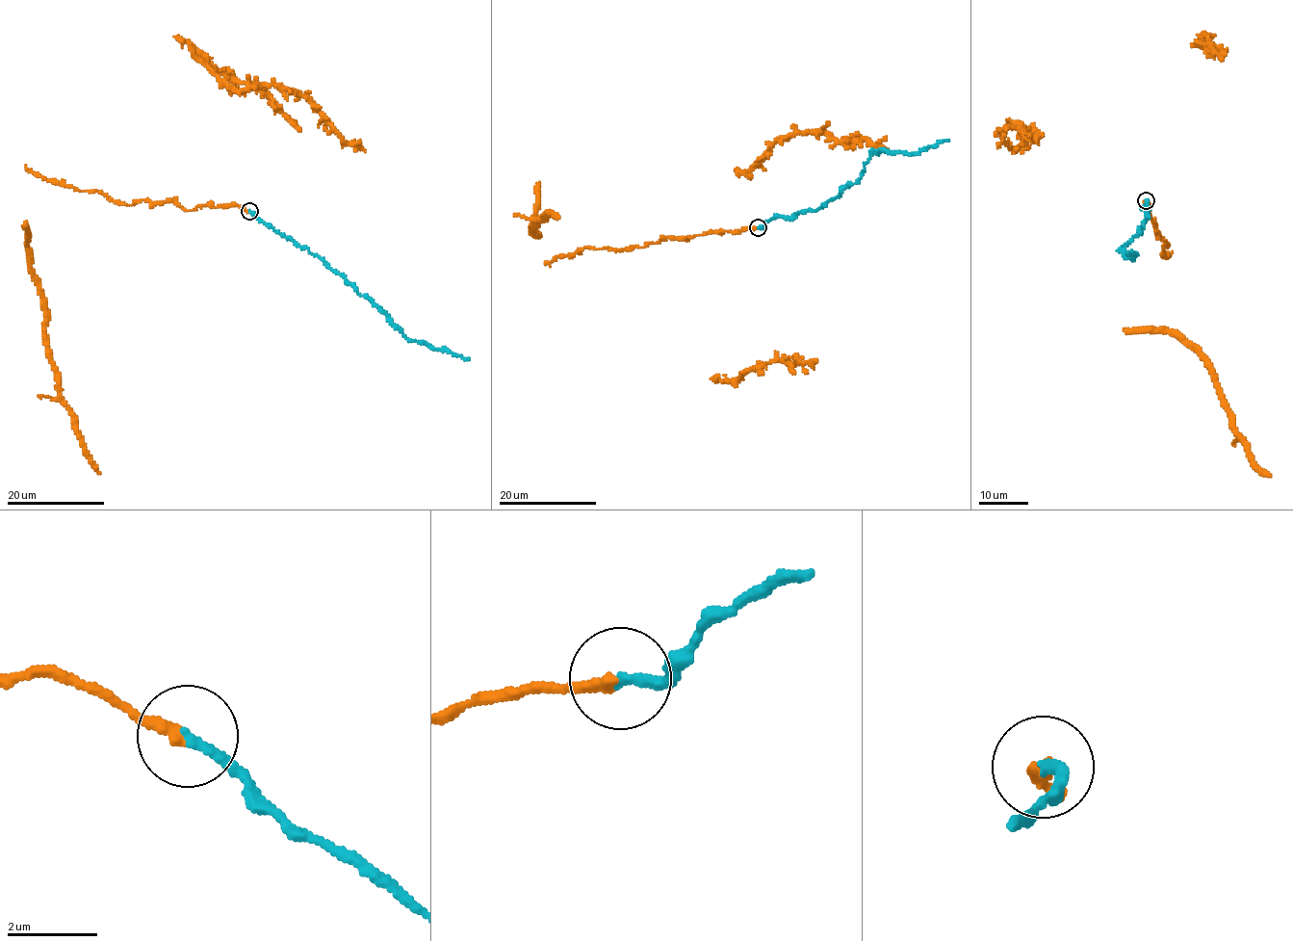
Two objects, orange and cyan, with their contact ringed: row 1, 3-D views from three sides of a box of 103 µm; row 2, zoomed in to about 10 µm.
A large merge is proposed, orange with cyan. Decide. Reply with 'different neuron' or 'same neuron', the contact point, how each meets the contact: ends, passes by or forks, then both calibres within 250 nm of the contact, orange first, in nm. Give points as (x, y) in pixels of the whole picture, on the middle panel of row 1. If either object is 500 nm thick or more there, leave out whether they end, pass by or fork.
different neuron; place (758, 227); orange ends; cyan ends; calibres 240 and 220 nm

